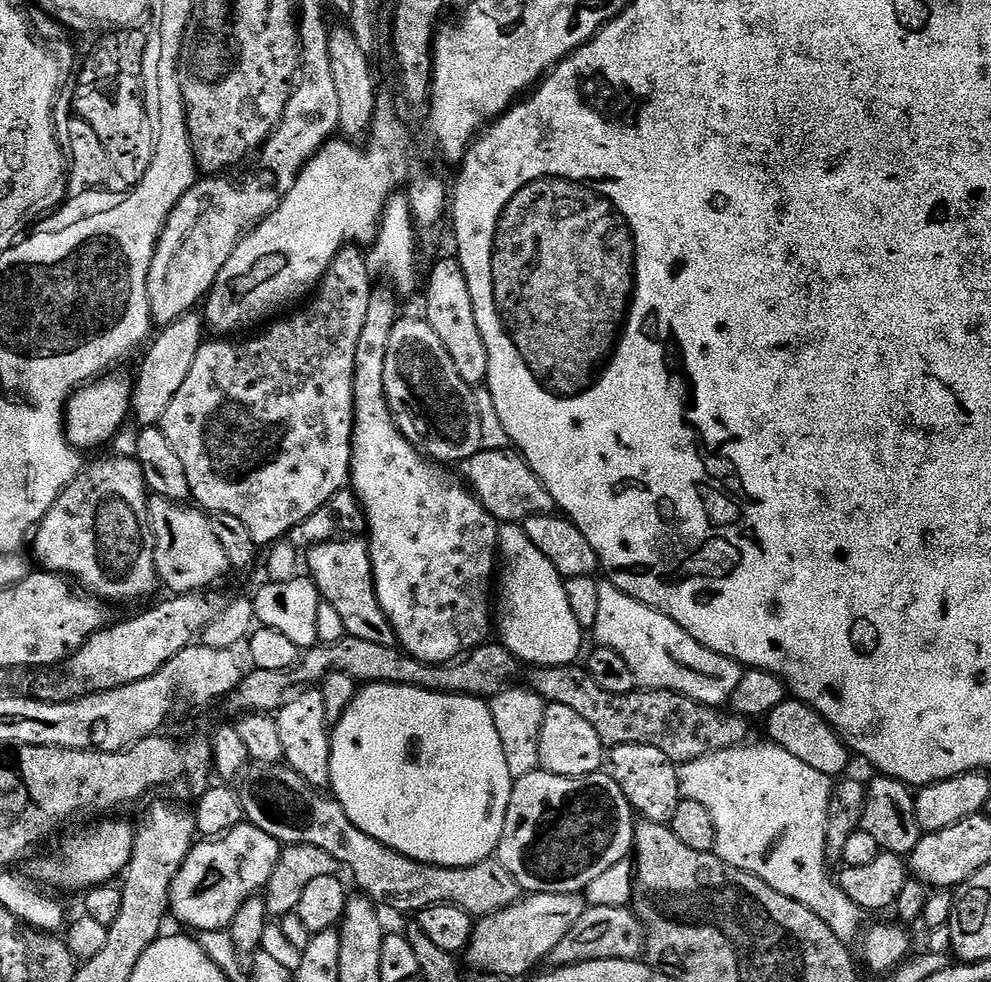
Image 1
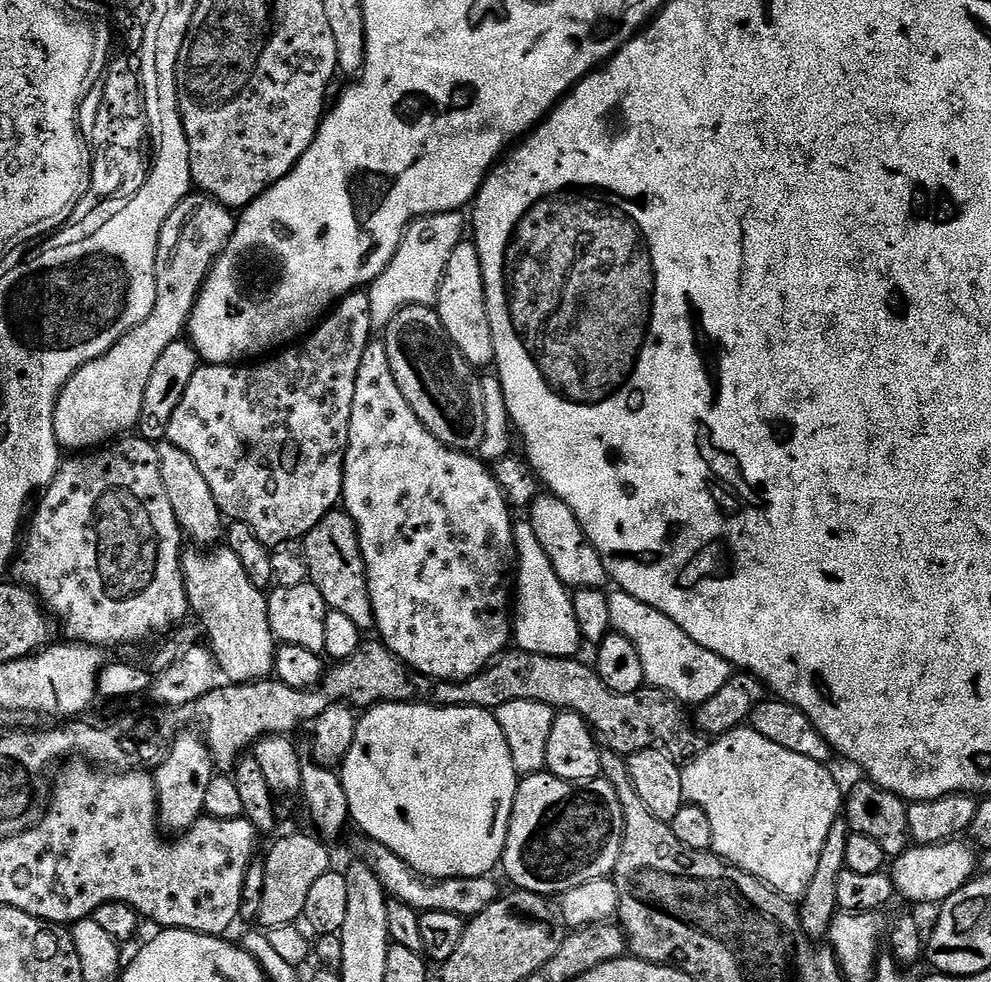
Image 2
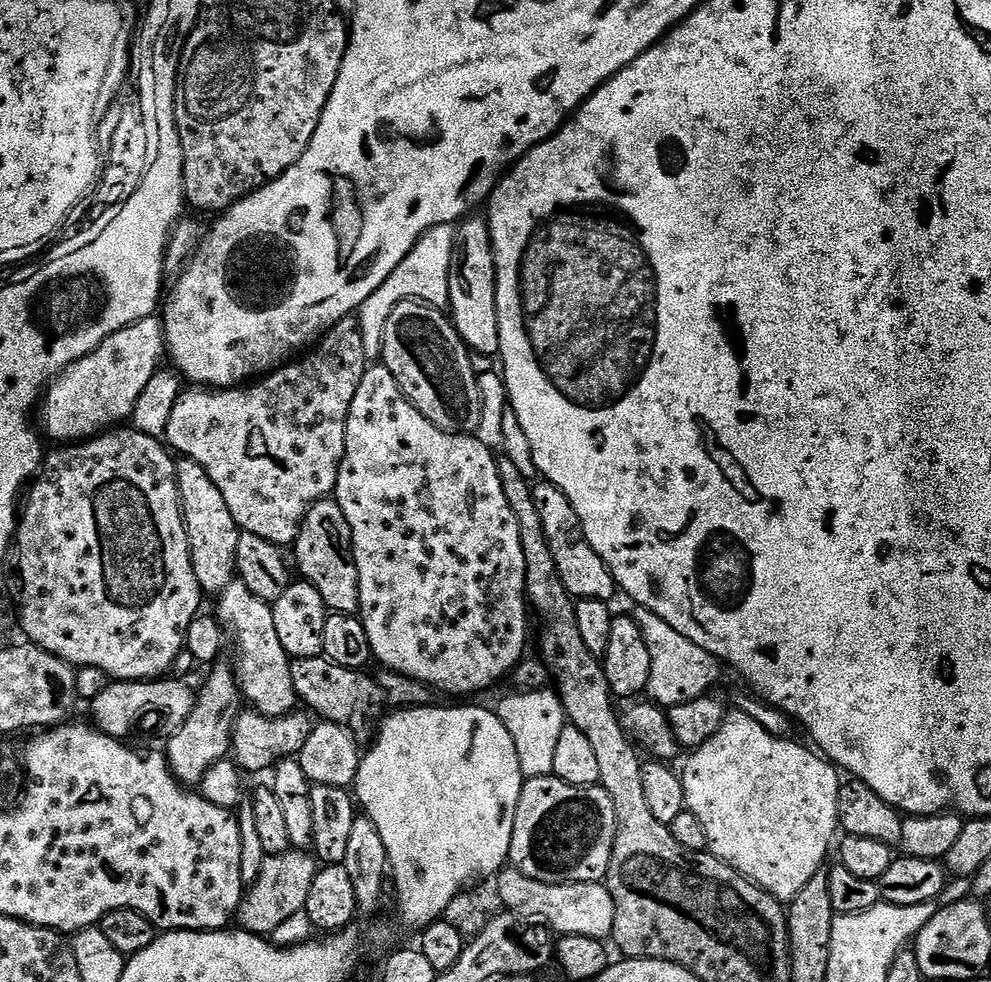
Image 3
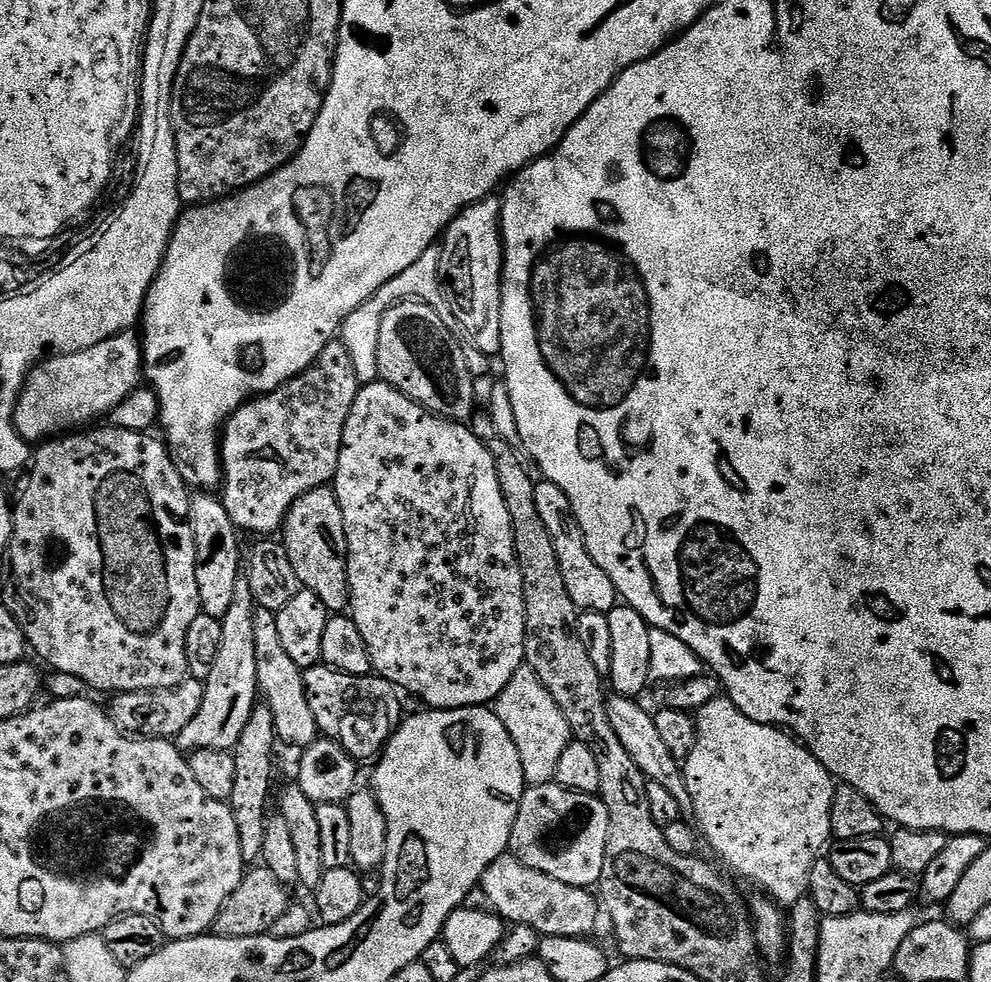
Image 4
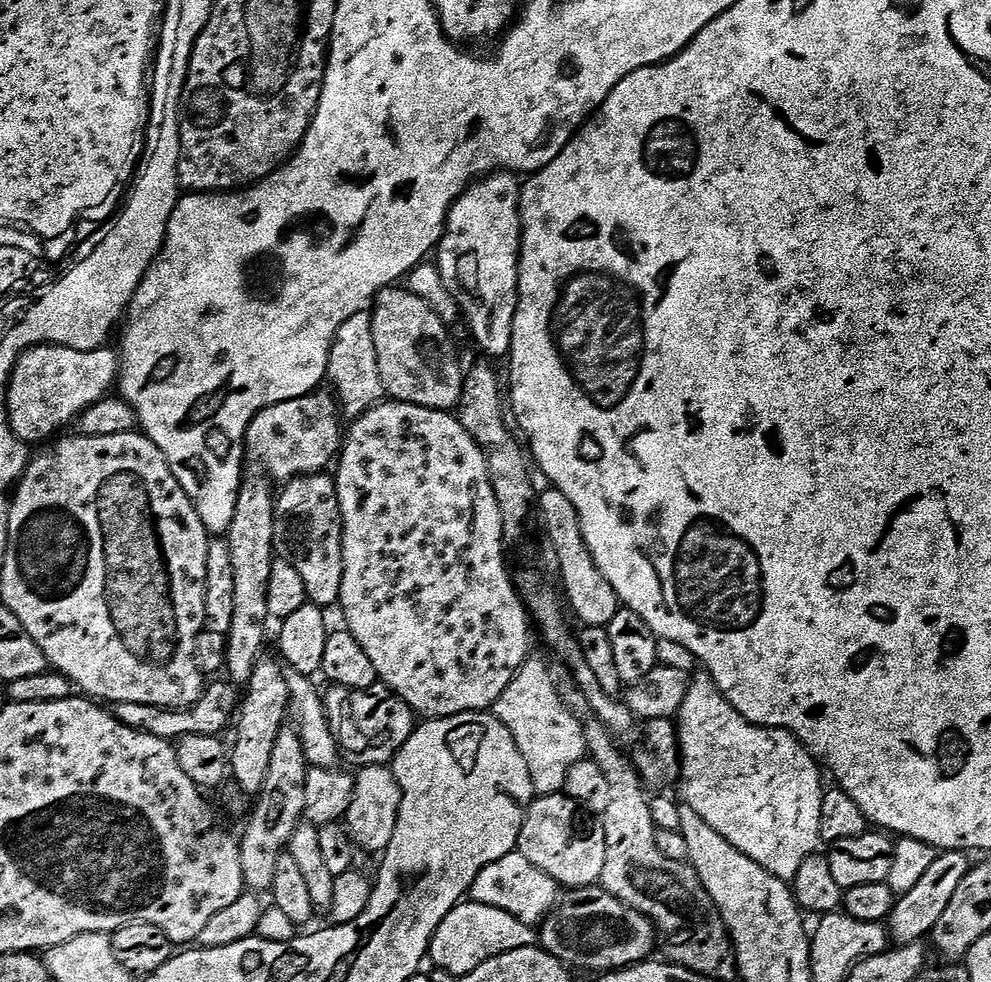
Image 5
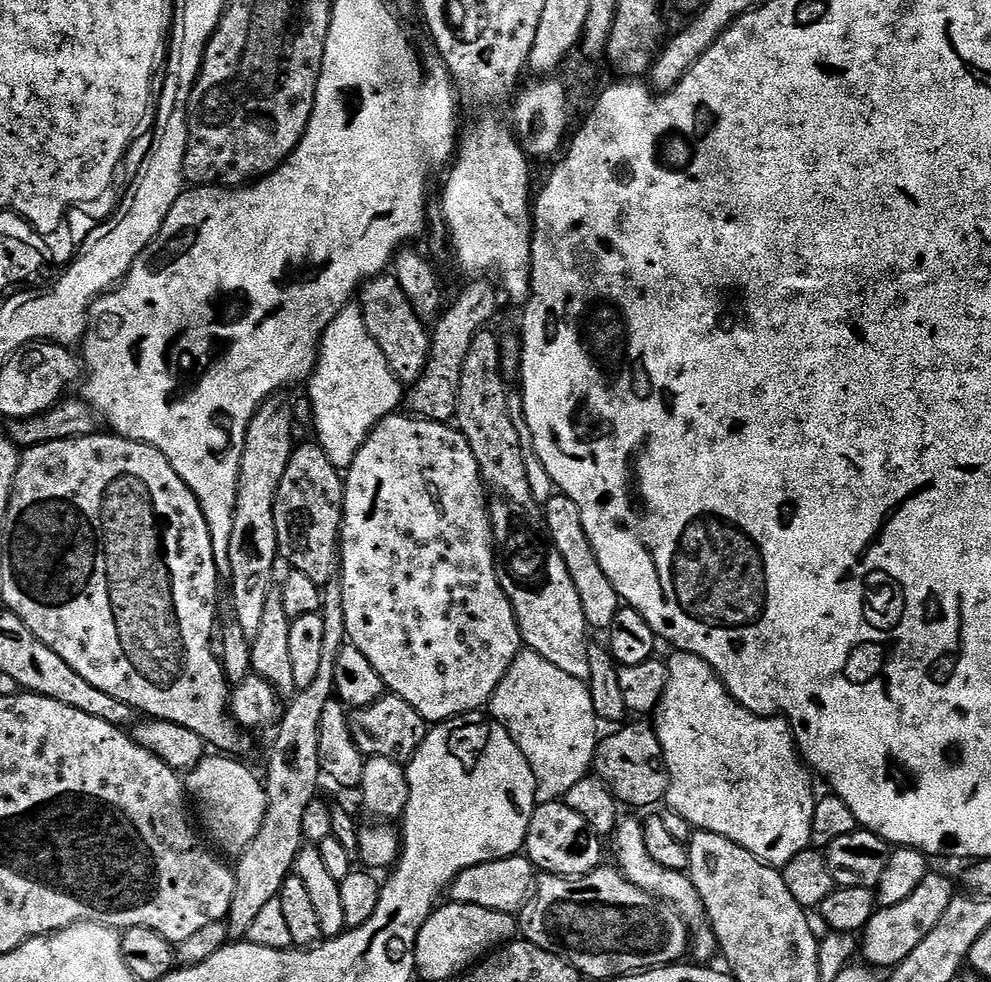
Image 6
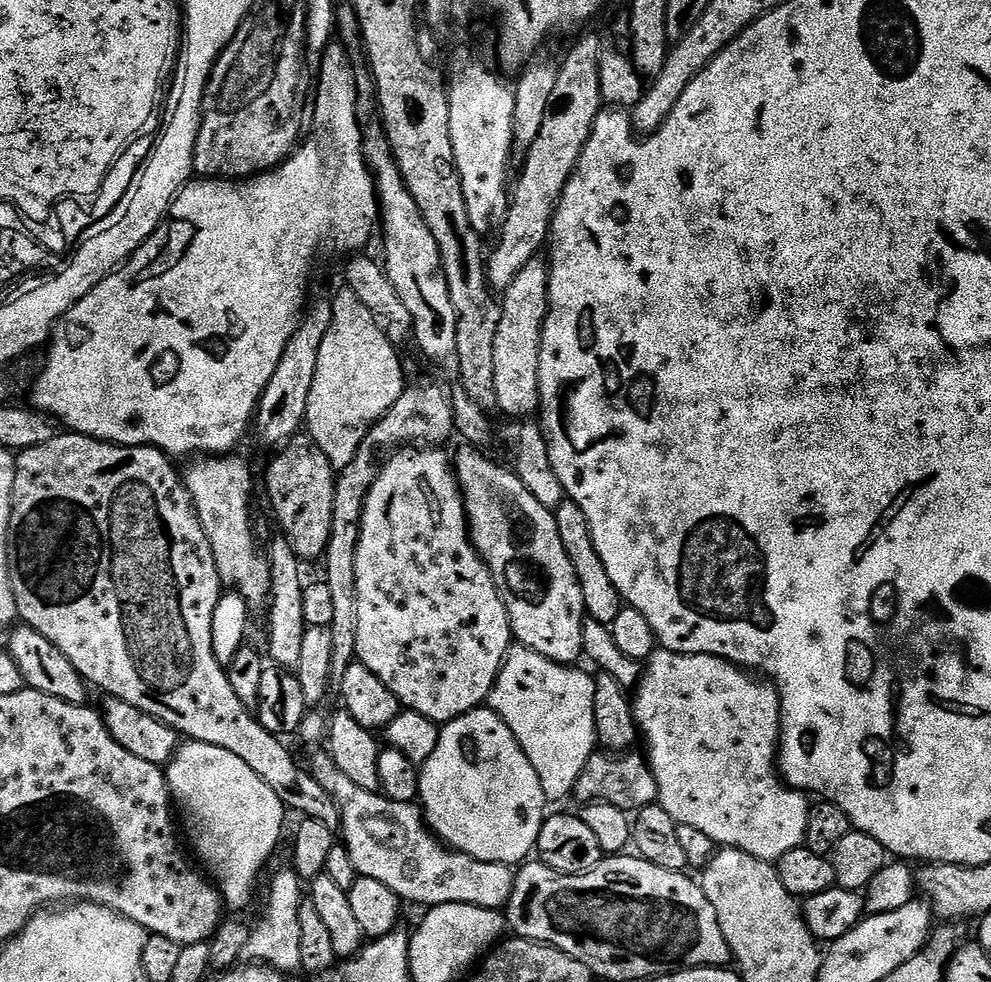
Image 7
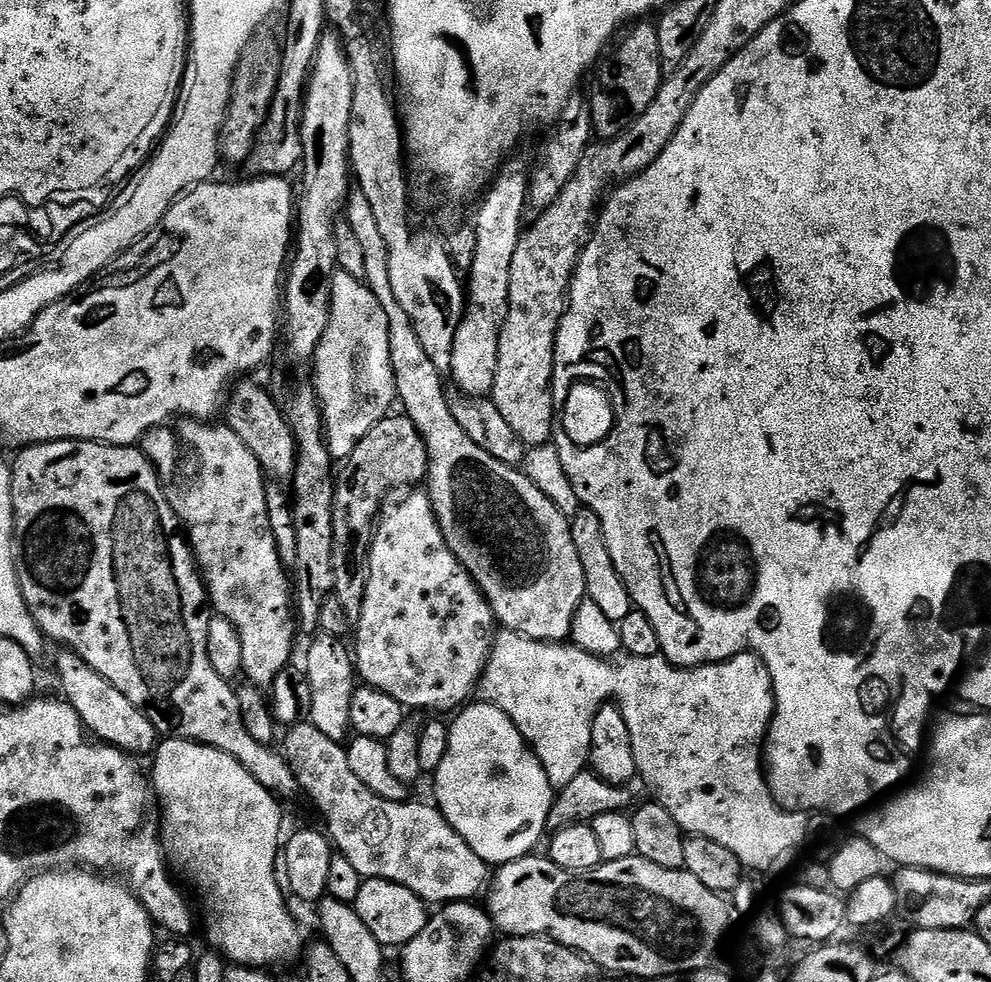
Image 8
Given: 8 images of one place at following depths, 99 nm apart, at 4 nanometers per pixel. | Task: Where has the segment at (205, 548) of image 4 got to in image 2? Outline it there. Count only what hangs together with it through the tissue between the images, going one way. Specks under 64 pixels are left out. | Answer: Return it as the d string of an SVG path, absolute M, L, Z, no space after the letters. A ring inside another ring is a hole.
M167 440L157 445L157 452L167 498L174 508L175 518L179 522L183 535L187 539L189 537L194 540L198 544L196 546L200 548L203 548L202 546L212 548L219 545L226 532L226 522L214 500L213 491L207 485L206 478L202 477L202 472L194 465L193 459L188 454Z

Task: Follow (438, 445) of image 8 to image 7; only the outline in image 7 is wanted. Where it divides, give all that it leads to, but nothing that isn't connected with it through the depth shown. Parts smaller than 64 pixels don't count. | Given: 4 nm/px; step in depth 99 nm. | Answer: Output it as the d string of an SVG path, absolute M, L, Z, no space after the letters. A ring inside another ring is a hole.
M460 446L454 452L454 479L457 489L460 493L460 499L464 502L464 513L468 515L468 534L472 537L472 544L476 547L476 552L484 559L486 566L492 572L494 582L500 591L502 602L508 611L510 618L510 626L512 627L512 635L517 645L534 650L538 654L542 654L546 658L550 658L559 664L567 664L569 666L577 663L576 659L584 656L583 646L583 626L586 619L584 603L582 602L582 586L578 586L578 574L574 574L574 566L570 562L570 558L566 554L566 546L562 546L562 537L558 535L558 522L556 521L555 511L546 506L542 506L542 502L538 502L538 498L534 498L534 494L530 494L530 490L526 486L522 486L522 482L517 478L515 471L511 467L503 468L500 464L495 464L492 460L487 460L483 456L483 451L477 450L472 446Z

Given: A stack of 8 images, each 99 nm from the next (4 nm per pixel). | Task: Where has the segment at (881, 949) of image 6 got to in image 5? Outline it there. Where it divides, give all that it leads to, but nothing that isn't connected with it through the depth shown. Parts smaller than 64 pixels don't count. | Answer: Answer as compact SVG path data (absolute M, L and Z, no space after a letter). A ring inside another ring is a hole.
M941 851L936 855L930 870L926 870L926 875L918 882L918 886L914 886L914 890L910 890L905 896L899 897L893 906L892 915L886 921L891 939L901 946L918 944L925 938L931 937L938 918L942 918L950 898L958 890L962 878L966 878L969 867L969 857L963 852Z

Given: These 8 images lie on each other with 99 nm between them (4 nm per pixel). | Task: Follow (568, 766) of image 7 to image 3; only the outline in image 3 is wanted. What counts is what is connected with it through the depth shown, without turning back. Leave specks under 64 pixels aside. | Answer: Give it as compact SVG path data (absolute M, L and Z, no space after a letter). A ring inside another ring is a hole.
M545 686L537 692L513 691L513 696L508 696L500 705L495 705L496 717L510 730L510 738L514 738L514 750L518 750L518 766L522 766L525 778L533 776L551 776L554 770L554 749L558 744L558 737L566 727L564 707L559 696L551 687Z

